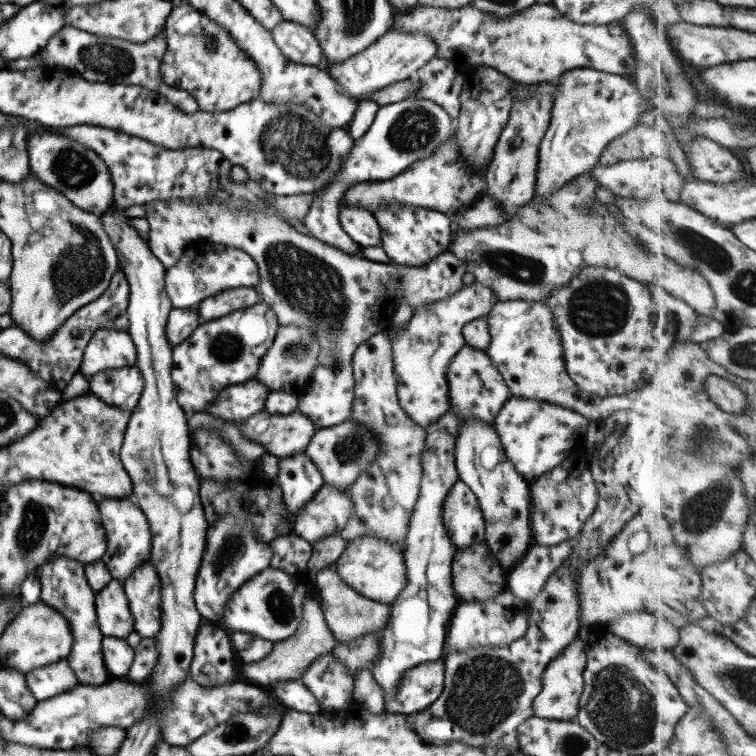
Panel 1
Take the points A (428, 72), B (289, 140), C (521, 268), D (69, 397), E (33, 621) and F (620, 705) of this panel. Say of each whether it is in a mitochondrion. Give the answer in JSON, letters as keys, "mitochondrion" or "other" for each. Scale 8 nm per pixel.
{"A":"other","B":"mitochondrion","C":"mitochondrion","D":"other","E":"other","F":"mitochondrion"}

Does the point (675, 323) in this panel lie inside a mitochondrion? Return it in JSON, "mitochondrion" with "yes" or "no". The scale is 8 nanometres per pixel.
{"mitochondrion":"no"}

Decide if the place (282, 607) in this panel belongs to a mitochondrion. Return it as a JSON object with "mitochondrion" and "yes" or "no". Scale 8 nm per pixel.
{"mitochondrion":"yes"}

